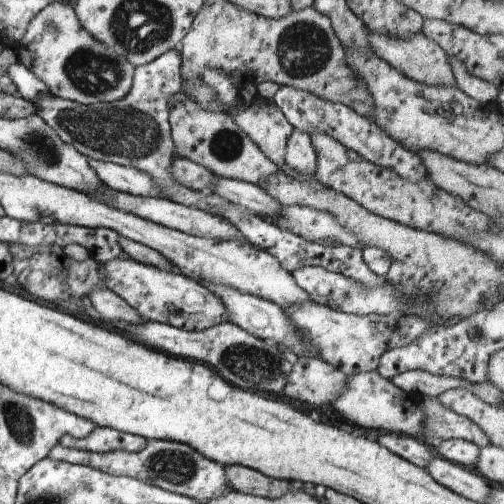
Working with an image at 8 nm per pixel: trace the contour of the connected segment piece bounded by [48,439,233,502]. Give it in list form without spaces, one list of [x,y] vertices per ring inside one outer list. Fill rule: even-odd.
[[[155,439],[148,443],[140,452],[126,452],[116,450],[114,452],[93,453],[90,451],[76,450],[62,446],[60,442],[48,453],[48,458],[58,462],[67,462],[73,465],[84,465],[112,476],[129,476],[136,480],[151,481],[154,486],[172,492],[194,498],[198,502],[206,502],[211,498],[220,498],[228,494],[230,488],[226,482],[226,470],[217,462],[204,458],[202,454],[190,448],[187,444],[176,441]]]

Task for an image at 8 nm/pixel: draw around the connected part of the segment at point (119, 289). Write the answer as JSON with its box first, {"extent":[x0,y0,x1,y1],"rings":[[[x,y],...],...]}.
{"extent":[104,257,229,331],"rings":[[[130,257],[105,262],[104,272],[107,288],[126,300],[146,321],[166,323],[186,331],[203,331],[229,322],[222,298],[182,273],[164,272]]]}

